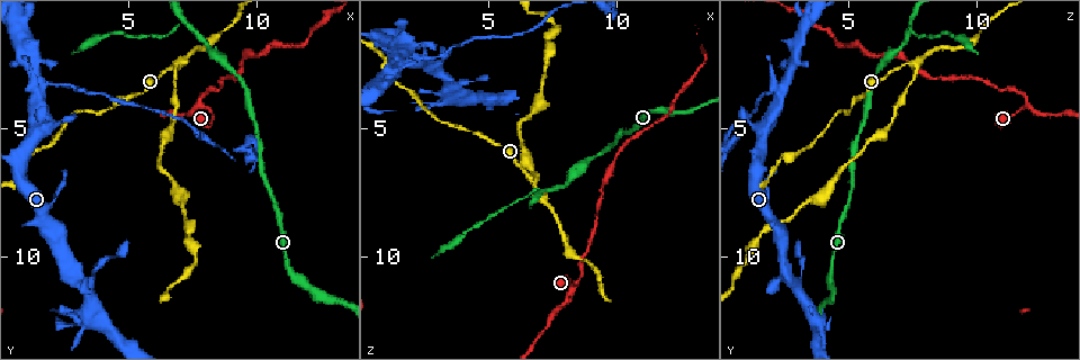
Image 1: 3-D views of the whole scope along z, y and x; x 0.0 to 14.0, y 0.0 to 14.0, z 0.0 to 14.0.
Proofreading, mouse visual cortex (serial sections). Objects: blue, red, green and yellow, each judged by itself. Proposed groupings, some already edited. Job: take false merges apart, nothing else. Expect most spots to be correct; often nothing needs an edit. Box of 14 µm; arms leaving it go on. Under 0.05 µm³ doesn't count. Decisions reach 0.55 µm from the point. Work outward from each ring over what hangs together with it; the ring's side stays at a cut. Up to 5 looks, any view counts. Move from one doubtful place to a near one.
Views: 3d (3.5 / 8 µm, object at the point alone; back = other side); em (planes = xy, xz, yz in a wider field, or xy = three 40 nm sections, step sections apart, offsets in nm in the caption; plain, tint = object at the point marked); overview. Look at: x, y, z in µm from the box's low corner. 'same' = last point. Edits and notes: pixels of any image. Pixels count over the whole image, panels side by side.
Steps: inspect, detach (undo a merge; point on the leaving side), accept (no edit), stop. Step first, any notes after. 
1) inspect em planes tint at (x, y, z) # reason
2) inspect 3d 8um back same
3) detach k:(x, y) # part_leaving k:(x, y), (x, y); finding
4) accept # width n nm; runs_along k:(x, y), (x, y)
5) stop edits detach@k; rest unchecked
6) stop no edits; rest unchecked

inspect 3d 8um at (6.8, 2.5, 7.7)

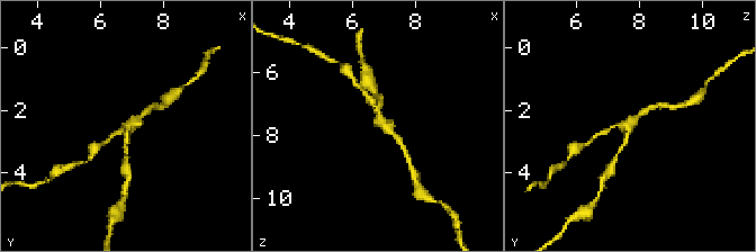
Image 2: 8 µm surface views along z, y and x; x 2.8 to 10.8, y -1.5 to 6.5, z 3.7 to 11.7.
inspect em xy step 3 tint at (6.8, 2.5, 7.7) # arms 3; arm_widths 150, 200, 200 nm; shape alone is not enough

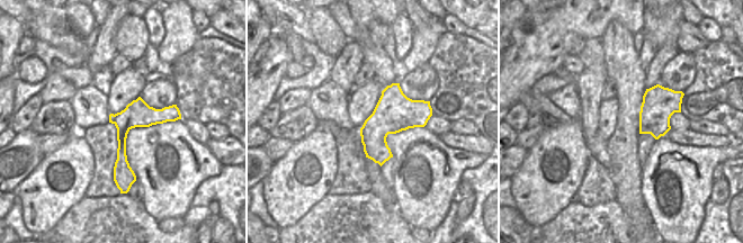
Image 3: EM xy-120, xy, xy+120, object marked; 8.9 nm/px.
accept # runs_along 2:(602, 132), (628, 126), (617, 155); continuous, no second cell

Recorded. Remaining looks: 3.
inspect 3d 3.5um at (1.6, 3.4, 2.4) # small branch off a trunk

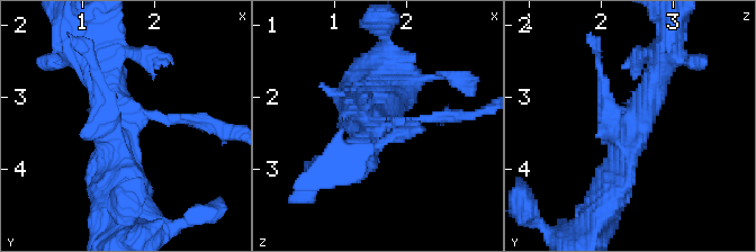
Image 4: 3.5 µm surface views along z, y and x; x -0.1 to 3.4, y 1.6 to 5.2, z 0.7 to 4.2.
inspect em xy step 2 tint at (1.60, 3.45, 2.45)

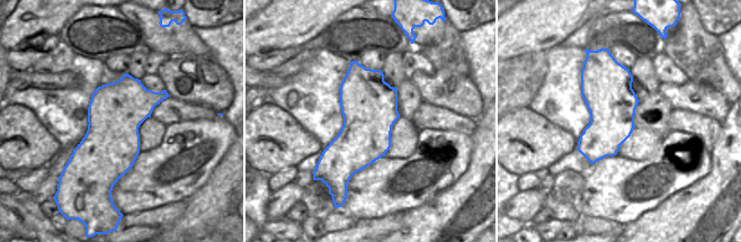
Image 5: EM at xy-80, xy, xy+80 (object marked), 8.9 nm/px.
detach 4:(430, 118) # part_leaving 4:(140, 114), (213, 120), (233, 132); a second cell is stuck on

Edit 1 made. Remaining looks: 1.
stop edits detach@4; rest unchecked

